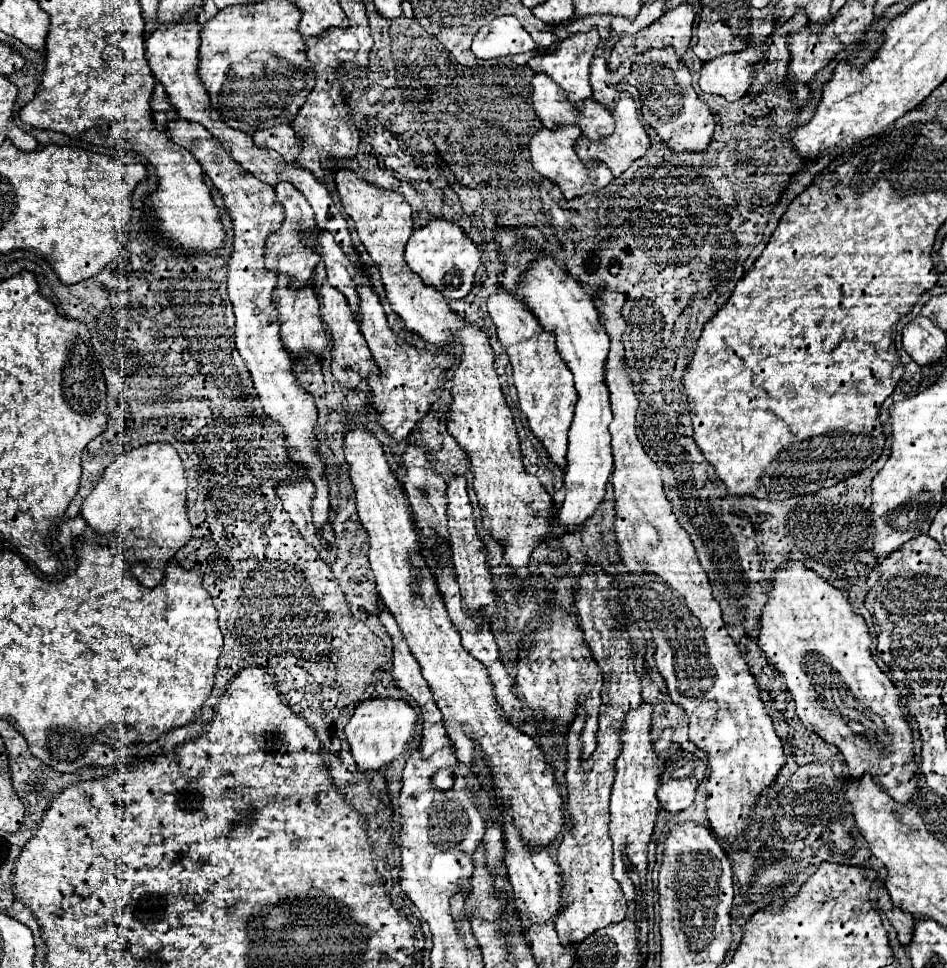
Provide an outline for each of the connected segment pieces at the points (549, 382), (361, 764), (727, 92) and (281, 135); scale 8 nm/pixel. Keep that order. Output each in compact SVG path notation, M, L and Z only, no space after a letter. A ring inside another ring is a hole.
M503 286L487 298L487 312L497 326L497 338L509 356L509 364L513 366L519 404L529 420L533 434L541 440L551 460L559 466L565 466L567 432L577 404L577 390L573 386L573 374L569 372L569 366L559 358L555 334L541 330L537 316L517 294L505 290Z
M375 698L361 702L355 708L353 718L345 726L345 738L351 746L351 754L357 762L359 770L379 770L389 766L395 758L399 758L411 744L411 738L417 730L417 712L405 700L395 698Z
M749 46L741 52L729 52L703 64L699 86L705 94L719 94L725 100L739 100L753 82L761 46Z
M281 122L273 128L255 132L253 140L255 140L257 146L277 150L287 162L293 162L297 158L297 154L301 152L301 142L295 134L295 128L289 122Z

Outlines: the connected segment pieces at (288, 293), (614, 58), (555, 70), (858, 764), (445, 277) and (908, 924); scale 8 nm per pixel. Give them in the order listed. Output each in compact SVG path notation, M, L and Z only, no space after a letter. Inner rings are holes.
M279 276L277 288L273 294L273 304L279 312L279 326L281 326L281 342L283 348L289 350L291 356L317 356L321 358L327 348L327 332L323 328L323 320L319 314L319 302L313 292L313 284L307 284L301 290L289 290L287 288L289 278Z
M679 4L677 8L665 12L657 22L649 24L647 28L623 36L609 58L609 68L615 70L623 60L627 60L631 54L645 52L647 48L665 48L673 46L677 56L681 58L689 46L691 40L691 28L693 28L695 10L691 4Z
M591 28L589 32L573 34L573 36L565 38L565 40L561 40L553 52L535 54L535 56L529 60L529 68L531 68L533 72L545 72L547 76L551 76L551 80L567 92L569 102L573 102L575 108L581 108L581 102L591 96L589 64L591 64L591 58L593 58L593 54L595 54L597 44L599 44L599 32L597 32L597 28Z
M787 560L777 568L771 582L767 604L761 610L761 634L757 644L769 662L783 674L803 726L841 750L853 778L871 774L873 780L897 802L907 802L917 792L915 774L919 770L913 762L911 728L901 712L899 692L871 658L867 624L863 616L853 614L851 604L847 602L847 592L833 588L825 578L817 576L817 572L805 568L801 560Z
M433 220L427 226L415 230L405 248L405 260L409 268L415 274L419 274L425 280L425 284L435 286L445 298L451 300L465 298L471 292L479 258L481 254L475 242L469 240L465 232L449 220Z
M893 908L887 916L887 920L891 922L891 926L897 930L897 938L901 944L909 944L911 940L911 932L913 932L913 914L903 912L899 908Z

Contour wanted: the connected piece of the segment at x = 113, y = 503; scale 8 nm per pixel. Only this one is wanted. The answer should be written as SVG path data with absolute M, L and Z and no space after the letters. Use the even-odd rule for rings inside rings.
M155 442L125 452L111 462L91 494L83 500L81 516L97 534L123 534L135 540L133 576L143 586L157 586L167 562L191 538L185 510L185 472L177 450L167 442ZM139 546L143 550L139 550ZM139 552L139 554L137 554Z

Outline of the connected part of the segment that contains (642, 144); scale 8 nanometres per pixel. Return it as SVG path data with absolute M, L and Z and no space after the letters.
M629 92L619 94L613 118L615 118L615 132L611 136L605 136L605 140L597 140L597 142L585 140L585 136L579 136L575 150L581 156L581 160L601 160L609 166L613 176L621 176L633 160L637 160L645 154L645 150L649 148L649 136L647 136L639 116L637 116L637 108L635 108L635 102L633 102Z

